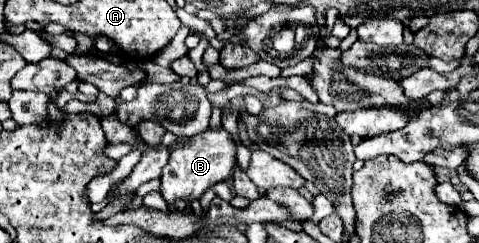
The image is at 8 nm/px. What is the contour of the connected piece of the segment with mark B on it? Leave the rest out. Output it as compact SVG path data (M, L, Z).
M206 129L200 135L194 135L192 139L186 139L180 147L176 147L170 153L170 161L162 171L162 187L160 193L168 203L174 203L176 199L200 199L202 193L212 187L218 181L224 181L230 177L232 169L236 165L236 141L226 129Z

